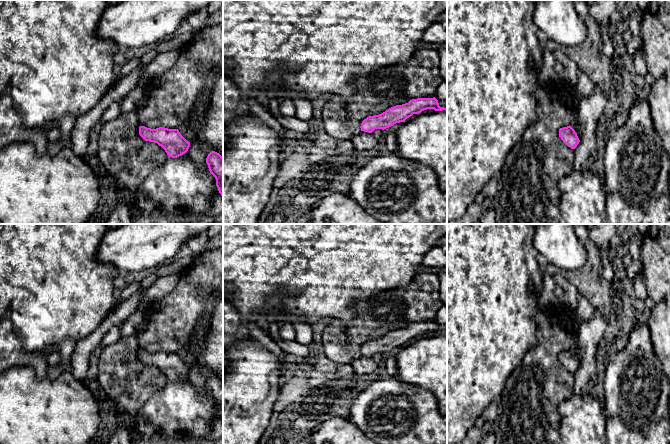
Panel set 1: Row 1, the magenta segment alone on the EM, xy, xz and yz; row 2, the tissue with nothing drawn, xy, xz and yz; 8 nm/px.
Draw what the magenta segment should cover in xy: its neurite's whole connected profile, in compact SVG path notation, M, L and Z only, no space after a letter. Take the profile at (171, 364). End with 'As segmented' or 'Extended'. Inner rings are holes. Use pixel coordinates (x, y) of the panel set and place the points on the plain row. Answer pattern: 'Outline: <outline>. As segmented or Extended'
Outline: M140 350L139 359L145 365L157 367L165 374L168 381L172 382L177 382L185 378L190 371L190 366L181 359L178 353L168 353L164 351L151 353Z. As segmented

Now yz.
Outline: M570 349L559 353L559 361L571 373L575 373L580 366L577 357Z. As segmented

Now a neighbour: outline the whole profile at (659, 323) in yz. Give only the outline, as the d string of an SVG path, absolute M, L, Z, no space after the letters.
M670 295L651 310L648 326L654 352L670 382Z

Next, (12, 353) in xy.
M11 319L0 320L0 375L14 366L31 366L38 378L45 378L49 367L43 351L26 351L16 335Z

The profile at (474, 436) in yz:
M473 426L472 428L470 428L465 438L461 442L456 444L479 444L482 438L483 438L483 433L481 428Z

